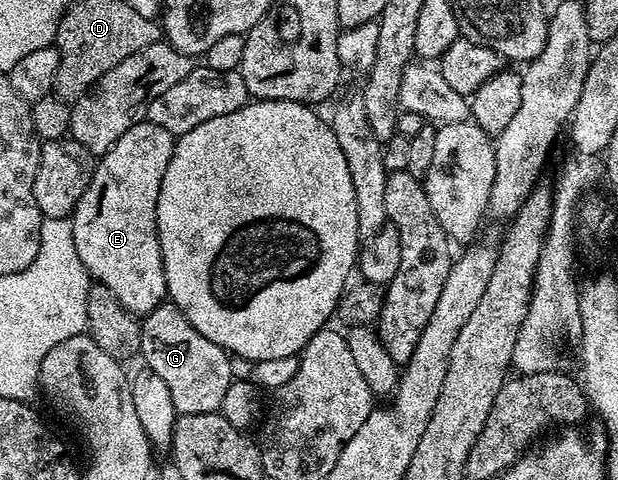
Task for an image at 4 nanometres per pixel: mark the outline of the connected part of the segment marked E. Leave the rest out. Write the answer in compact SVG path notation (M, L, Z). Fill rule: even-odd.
M138 120L107 153L100 155L90 183L71 215L75 252L79 252L90 279L111 288L111 296L138 316L150 314L167 298L157 235L157 201L174 141L175 135L167 128Z

